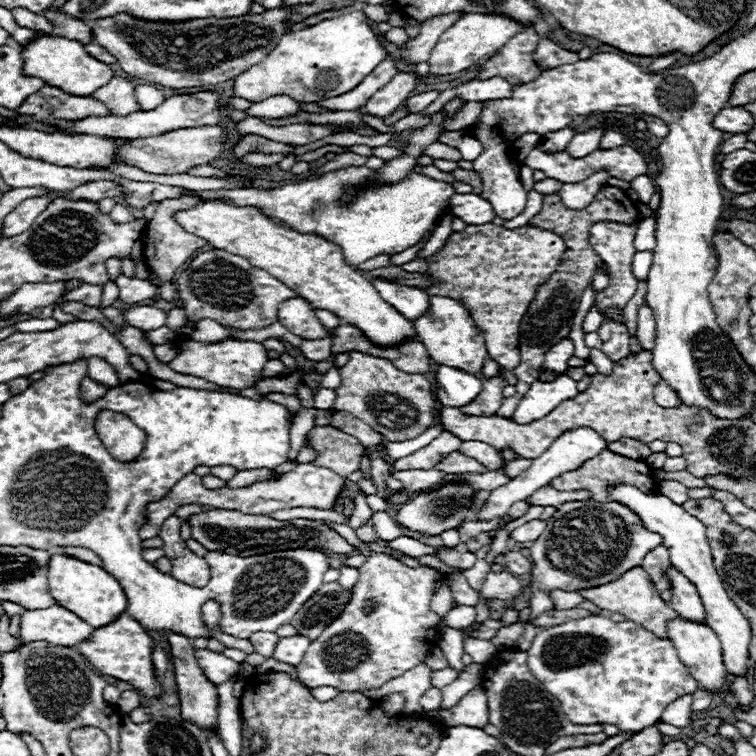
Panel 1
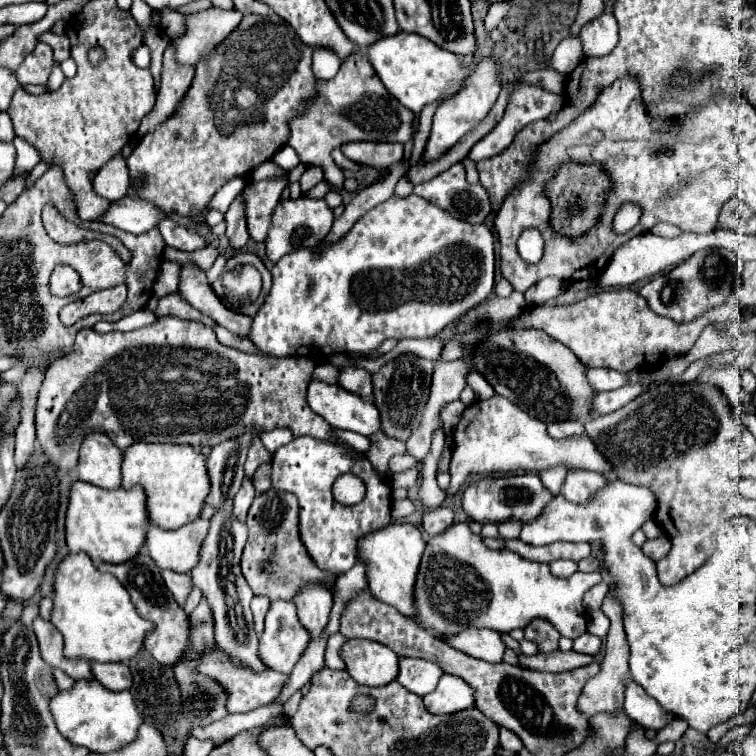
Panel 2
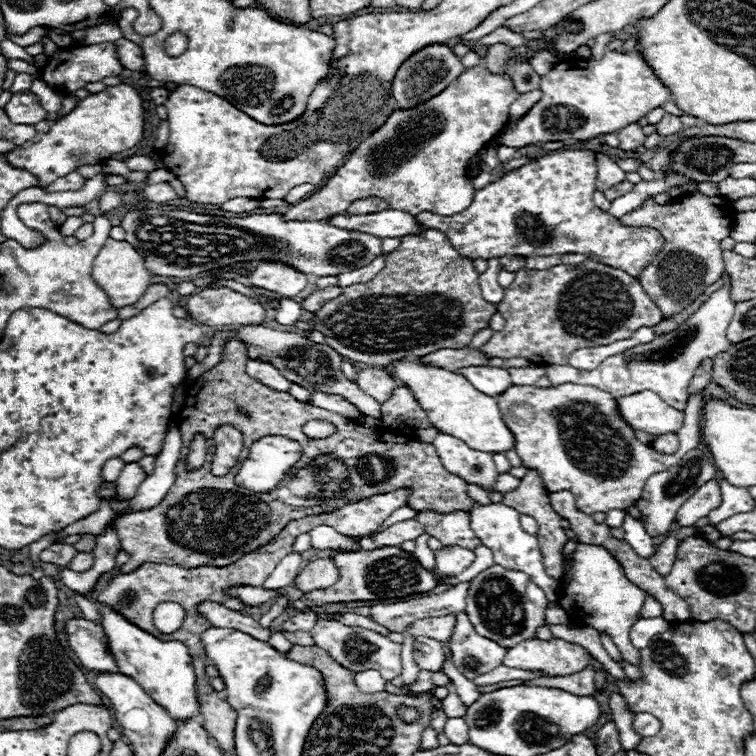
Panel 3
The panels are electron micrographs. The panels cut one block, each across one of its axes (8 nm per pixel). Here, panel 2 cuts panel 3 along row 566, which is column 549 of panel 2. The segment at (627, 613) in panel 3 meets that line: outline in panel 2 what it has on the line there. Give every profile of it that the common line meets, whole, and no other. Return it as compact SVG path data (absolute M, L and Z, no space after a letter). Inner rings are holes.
M466 522L452 524L442 534L434 536L426 544L426 552L420 564L418 582L416 582L416 608L418 608L418 622L422 628L434 630L438 636L442 634L456 634L466 626L476 628L490 628L498 632L510 632L514 628L526 628L532 620L544 618L566 638L576 638L586 632L586 610L582 606L582 596L594 584L602 582L600 572L584 574L576 572L568 578L552 576L548 564L538 564L516 556L510 550L496 552L482 544L482 536L474 534Z

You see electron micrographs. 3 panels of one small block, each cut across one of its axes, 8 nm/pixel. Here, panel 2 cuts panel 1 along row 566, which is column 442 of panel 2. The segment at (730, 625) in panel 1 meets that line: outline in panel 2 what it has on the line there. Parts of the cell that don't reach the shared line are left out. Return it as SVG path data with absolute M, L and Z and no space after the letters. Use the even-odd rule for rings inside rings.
M444 674L438 688L424 696L424 704L432 714L454 714L474 706L474 690L462 678Z

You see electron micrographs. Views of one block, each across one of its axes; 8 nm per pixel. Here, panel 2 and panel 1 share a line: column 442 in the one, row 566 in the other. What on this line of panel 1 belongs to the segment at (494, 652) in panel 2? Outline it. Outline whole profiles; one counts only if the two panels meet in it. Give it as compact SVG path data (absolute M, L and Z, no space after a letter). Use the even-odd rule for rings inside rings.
M642 566L632 568L630 572L622 574L618 580L604 584L604 586L596 586L596 588L588 588L580 592L586 600L590 600L592 604L596 604L602 610L608 612L618 612L624 614L628 620L632 620L634 624L640 624L642 628L648 628L650 632L654 632L660 638L668 638L668 630L666 630L666 622L672 620L672 616L676 616L676 612L662 600L660 592L656 590L656 586L652 584L648 572L644 572Z

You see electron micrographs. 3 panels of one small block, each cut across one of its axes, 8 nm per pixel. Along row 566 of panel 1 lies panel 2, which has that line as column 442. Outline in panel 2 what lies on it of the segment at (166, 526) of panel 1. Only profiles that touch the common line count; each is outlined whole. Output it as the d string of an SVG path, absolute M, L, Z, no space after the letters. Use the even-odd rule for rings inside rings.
M462 162L450 166L428 182L418 184L416 194L470 224L482 224L492 214L488 192L480 182L468 184Z

